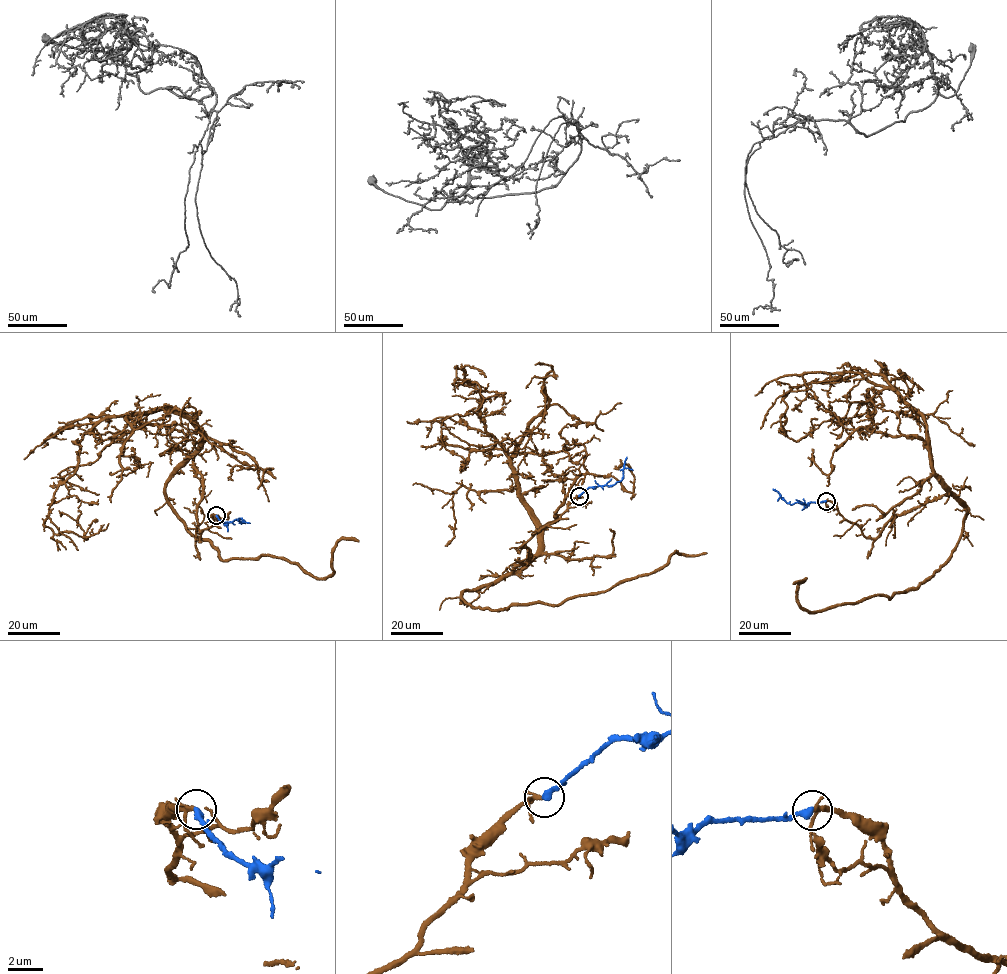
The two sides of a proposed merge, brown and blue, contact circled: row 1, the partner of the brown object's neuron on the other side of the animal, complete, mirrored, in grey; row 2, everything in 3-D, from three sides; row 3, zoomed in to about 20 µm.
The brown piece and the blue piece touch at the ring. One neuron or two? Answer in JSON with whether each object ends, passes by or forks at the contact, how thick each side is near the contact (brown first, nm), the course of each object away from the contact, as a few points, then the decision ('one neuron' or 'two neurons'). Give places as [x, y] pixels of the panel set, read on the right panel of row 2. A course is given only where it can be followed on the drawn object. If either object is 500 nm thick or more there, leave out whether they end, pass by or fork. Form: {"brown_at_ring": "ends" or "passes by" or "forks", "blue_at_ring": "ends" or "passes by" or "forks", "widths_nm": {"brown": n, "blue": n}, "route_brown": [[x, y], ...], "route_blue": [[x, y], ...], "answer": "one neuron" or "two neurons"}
{"brown_at_ring": "forks", "blue_at_ring": "ends", "widths_nm": {"brown": 160, "blue": 400}, "route_brown": [[826, 500], [872, 539], [948, 494], [921, 414], [880, 374], [798, 385], [783, 399], [790, 438], [838, 425]], "route_blue": [[826, 500], [791, 504], [772, 489]], "answer": "one neuron"}

